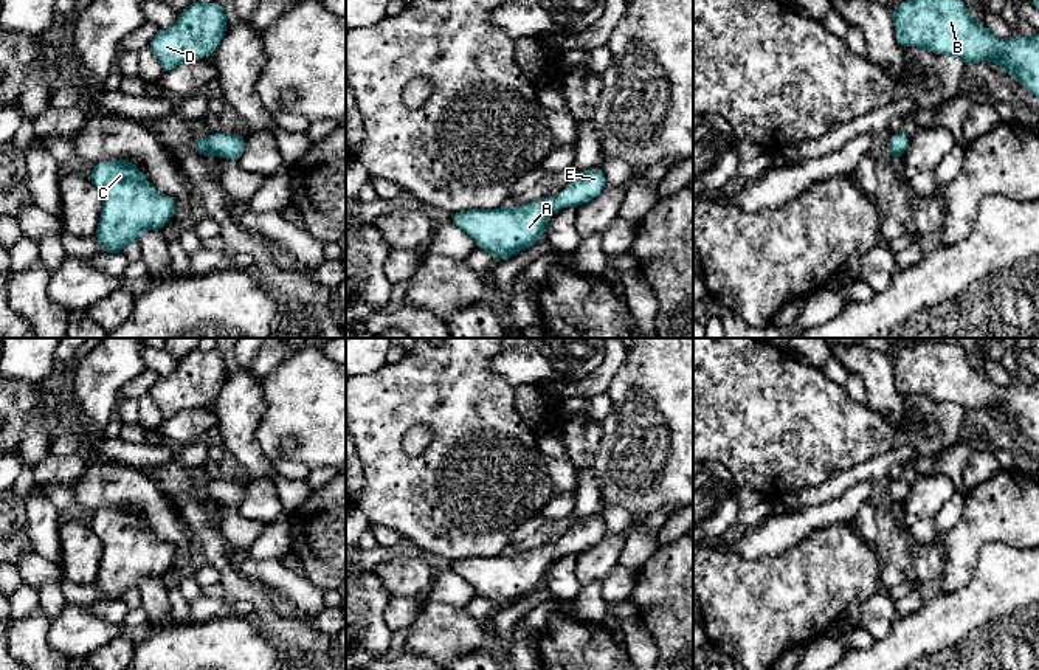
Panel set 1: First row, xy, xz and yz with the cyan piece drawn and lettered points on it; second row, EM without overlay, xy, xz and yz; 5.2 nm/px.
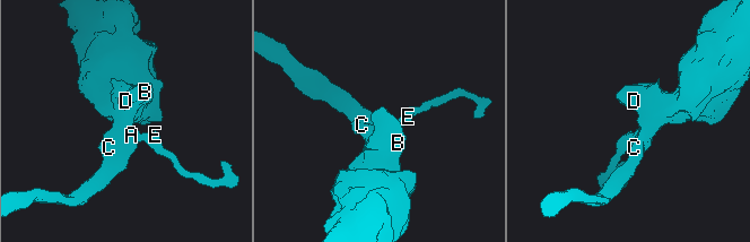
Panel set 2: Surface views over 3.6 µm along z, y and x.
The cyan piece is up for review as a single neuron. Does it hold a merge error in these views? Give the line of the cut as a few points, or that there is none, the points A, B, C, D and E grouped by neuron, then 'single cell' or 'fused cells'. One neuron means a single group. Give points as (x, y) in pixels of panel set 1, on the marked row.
no cut | A B C D E | single cell

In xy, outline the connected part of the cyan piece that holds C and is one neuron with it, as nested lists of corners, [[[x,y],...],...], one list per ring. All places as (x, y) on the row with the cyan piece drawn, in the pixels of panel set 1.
[[[105,160],[88,177],[102,195],[95,237],[105,254],[116,254],[150,230],[161,230],[174,217],[175,199],[154,189],[130,161]]]

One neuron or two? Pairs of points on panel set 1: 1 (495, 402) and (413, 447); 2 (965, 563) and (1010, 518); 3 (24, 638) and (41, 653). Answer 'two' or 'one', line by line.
1: two
2: one
3: one

